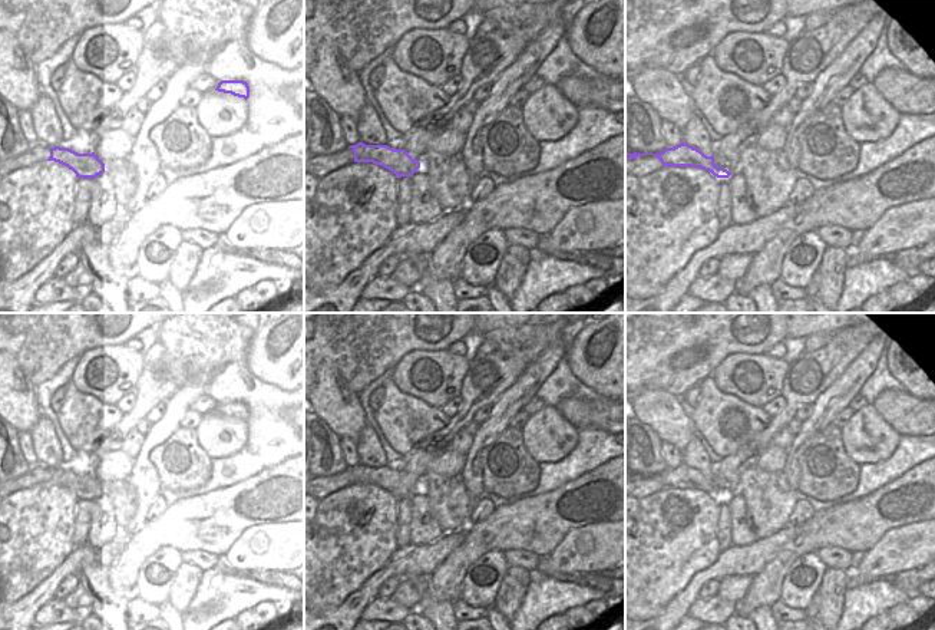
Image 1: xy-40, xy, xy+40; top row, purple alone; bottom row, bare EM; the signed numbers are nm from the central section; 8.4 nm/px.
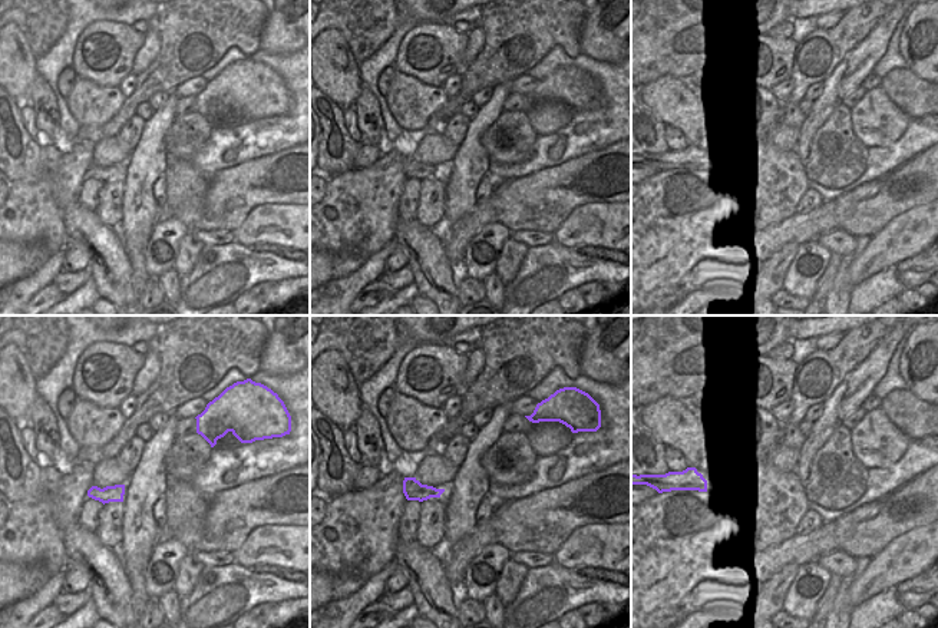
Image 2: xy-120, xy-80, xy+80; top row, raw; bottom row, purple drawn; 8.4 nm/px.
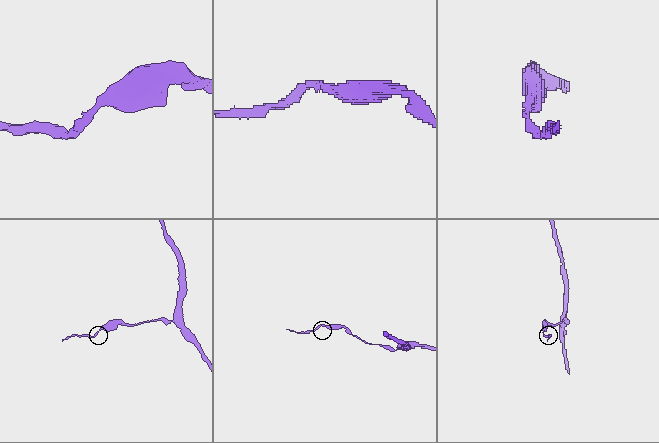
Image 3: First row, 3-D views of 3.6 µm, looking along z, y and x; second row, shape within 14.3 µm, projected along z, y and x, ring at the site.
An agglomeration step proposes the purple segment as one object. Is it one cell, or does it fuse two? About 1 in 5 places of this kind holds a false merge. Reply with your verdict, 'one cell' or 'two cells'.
one cell

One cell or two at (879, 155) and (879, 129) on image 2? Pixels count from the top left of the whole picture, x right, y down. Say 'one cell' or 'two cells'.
two cells

